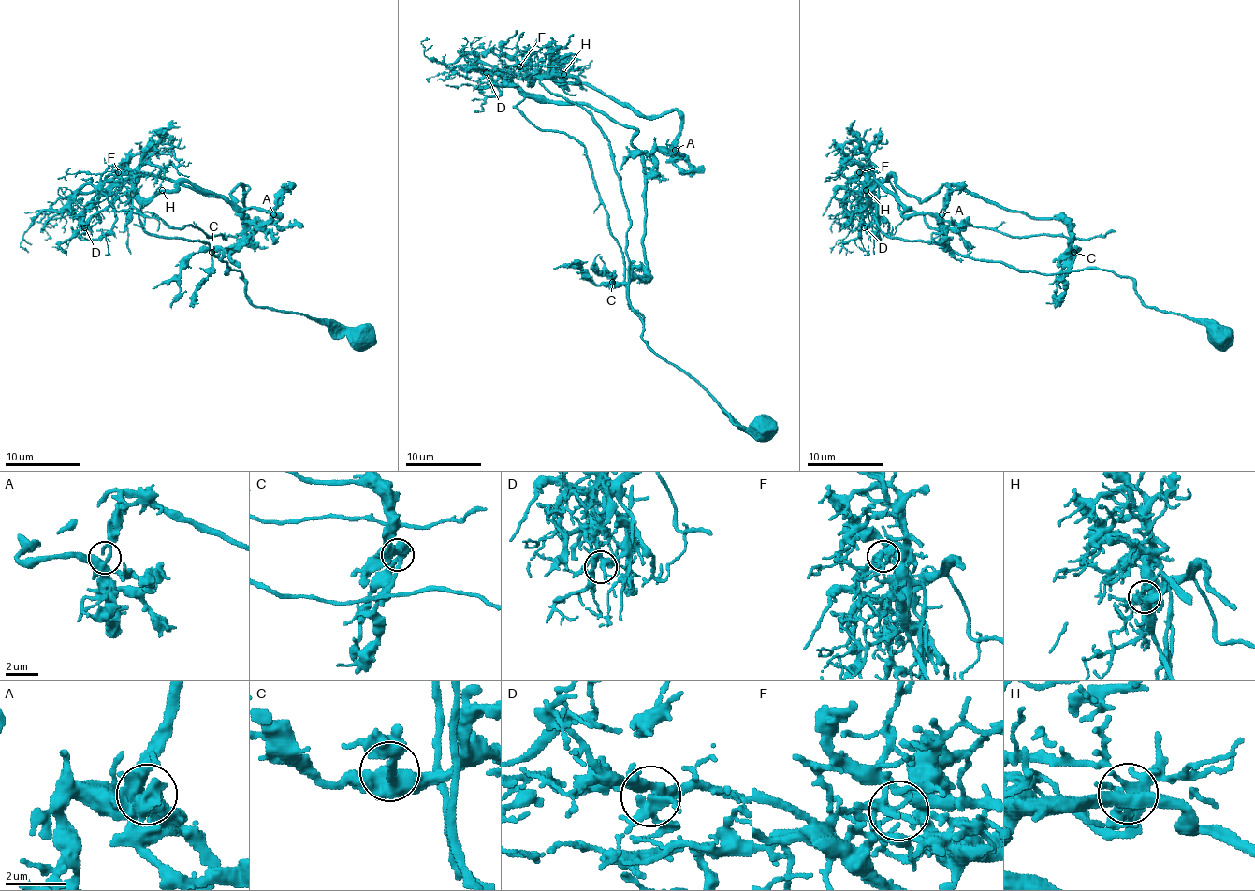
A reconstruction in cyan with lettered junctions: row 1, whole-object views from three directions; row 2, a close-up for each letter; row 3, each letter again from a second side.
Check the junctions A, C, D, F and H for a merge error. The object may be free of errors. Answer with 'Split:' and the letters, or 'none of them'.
Split: F

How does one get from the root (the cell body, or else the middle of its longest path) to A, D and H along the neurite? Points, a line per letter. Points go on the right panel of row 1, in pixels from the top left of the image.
A: (1218, 337), (1147, 307), (1132, 280), (1112, 270), (1043, 274), (956, 259), (941, 214)
D: (1218, 337), (1147, 307), (1132, 280), (1112, 270), (1043, 274), (885, 235), (866, 186), (864, 227)
H: (1218, 337), (1203, 324), (1147, 307), (1132, 280), (1112, 270), (1043, 274), (885, 235), (866, 190)

